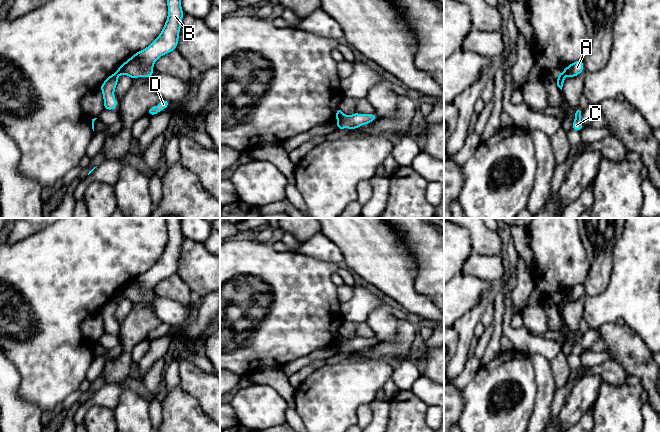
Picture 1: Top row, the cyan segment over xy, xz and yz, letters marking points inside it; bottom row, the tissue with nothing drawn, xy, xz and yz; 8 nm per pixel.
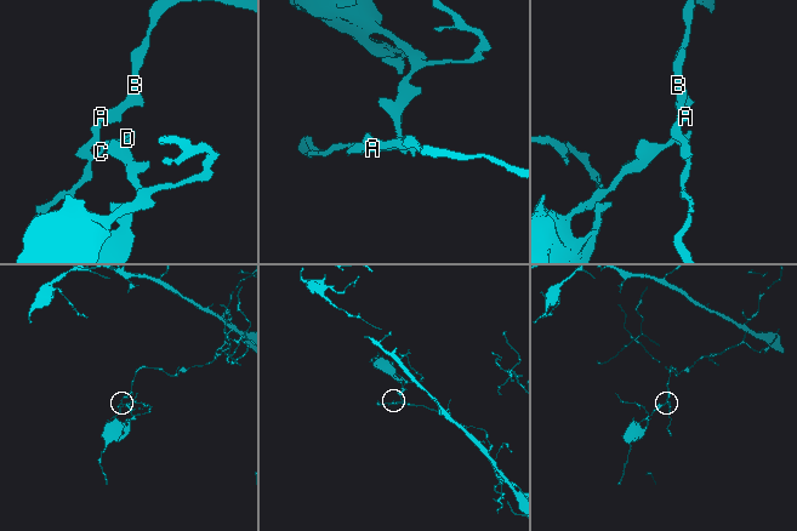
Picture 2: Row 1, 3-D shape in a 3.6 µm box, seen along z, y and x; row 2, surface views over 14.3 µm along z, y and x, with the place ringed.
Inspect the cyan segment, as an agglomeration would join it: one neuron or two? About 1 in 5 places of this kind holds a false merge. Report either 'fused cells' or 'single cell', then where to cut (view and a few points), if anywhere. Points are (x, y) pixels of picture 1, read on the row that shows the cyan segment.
fused cells | xz (342, 114), (337, 119)

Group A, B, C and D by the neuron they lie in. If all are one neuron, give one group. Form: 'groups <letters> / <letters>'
groups A B / C D

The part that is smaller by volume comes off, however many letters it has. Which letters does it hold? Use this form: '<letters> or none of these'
C, D

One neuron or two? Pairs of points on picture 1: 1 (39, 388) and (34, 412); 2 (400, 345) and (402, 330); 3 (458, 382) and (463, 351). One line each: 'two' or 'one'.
1: two
2: one
3: two

